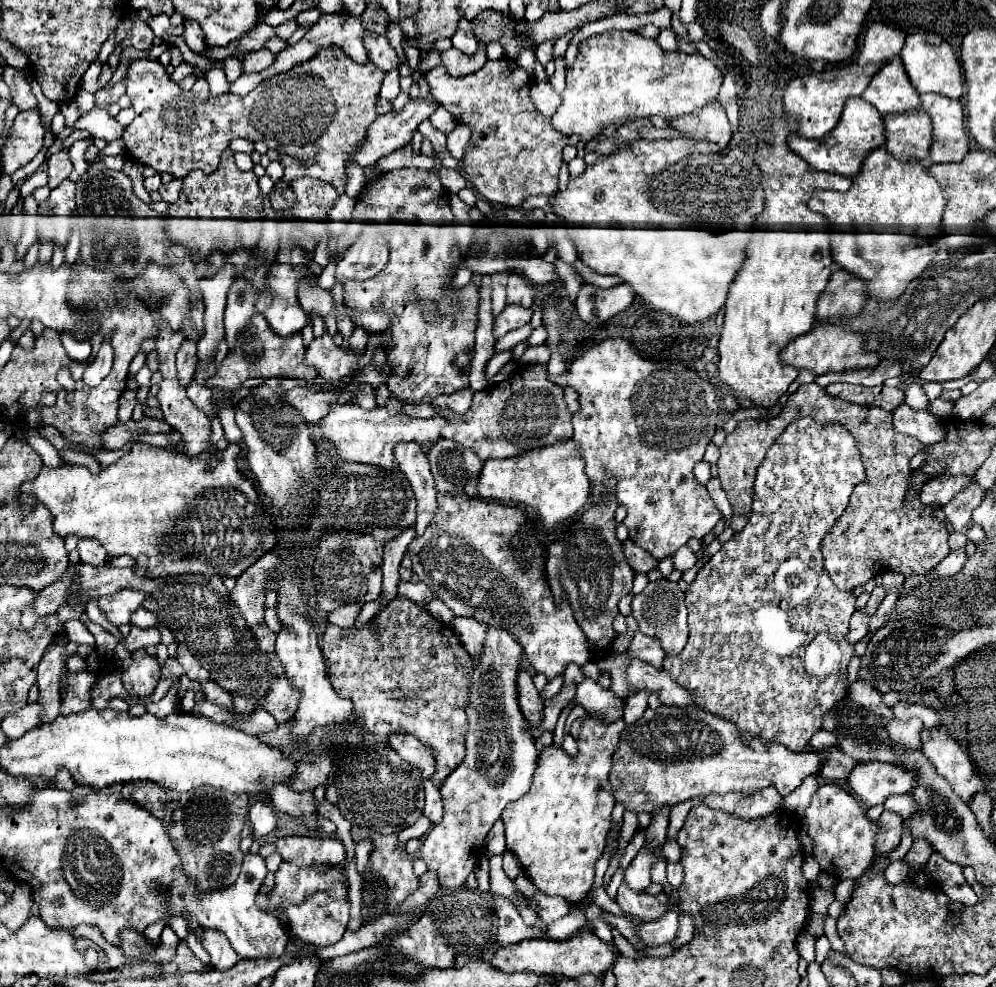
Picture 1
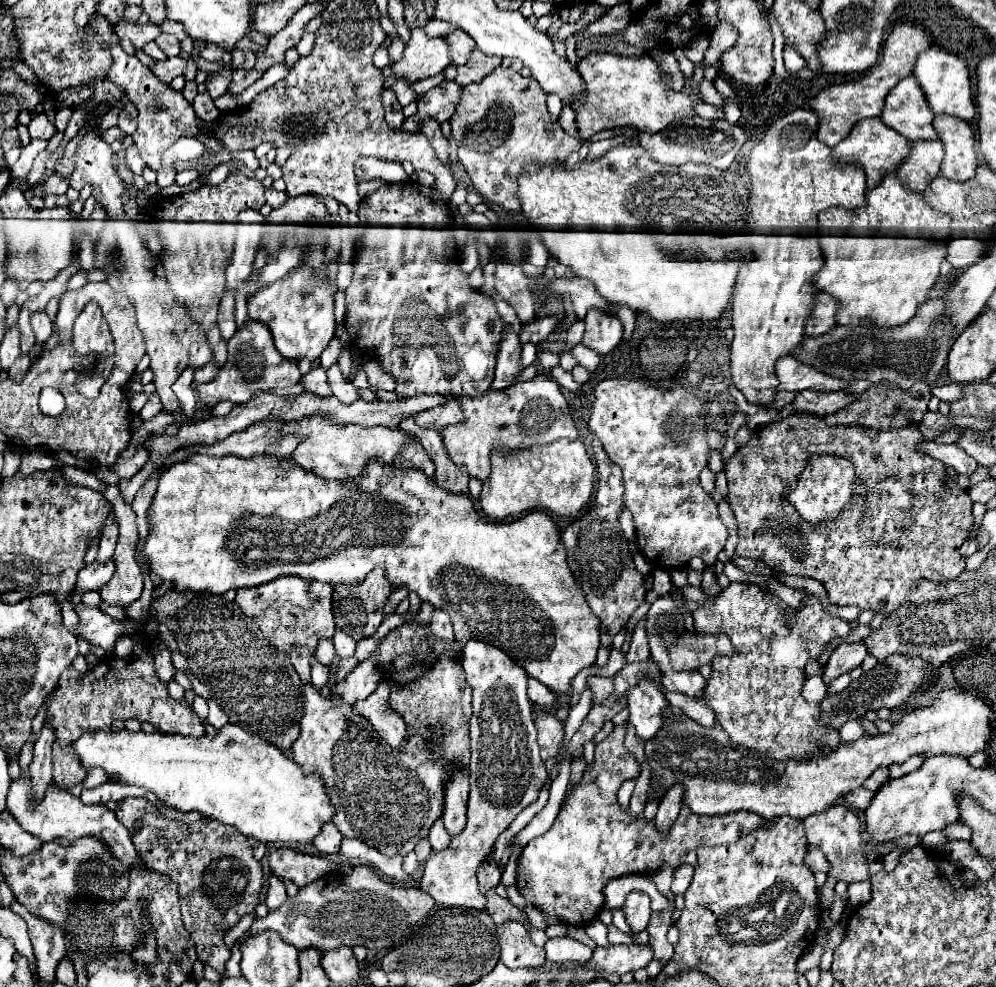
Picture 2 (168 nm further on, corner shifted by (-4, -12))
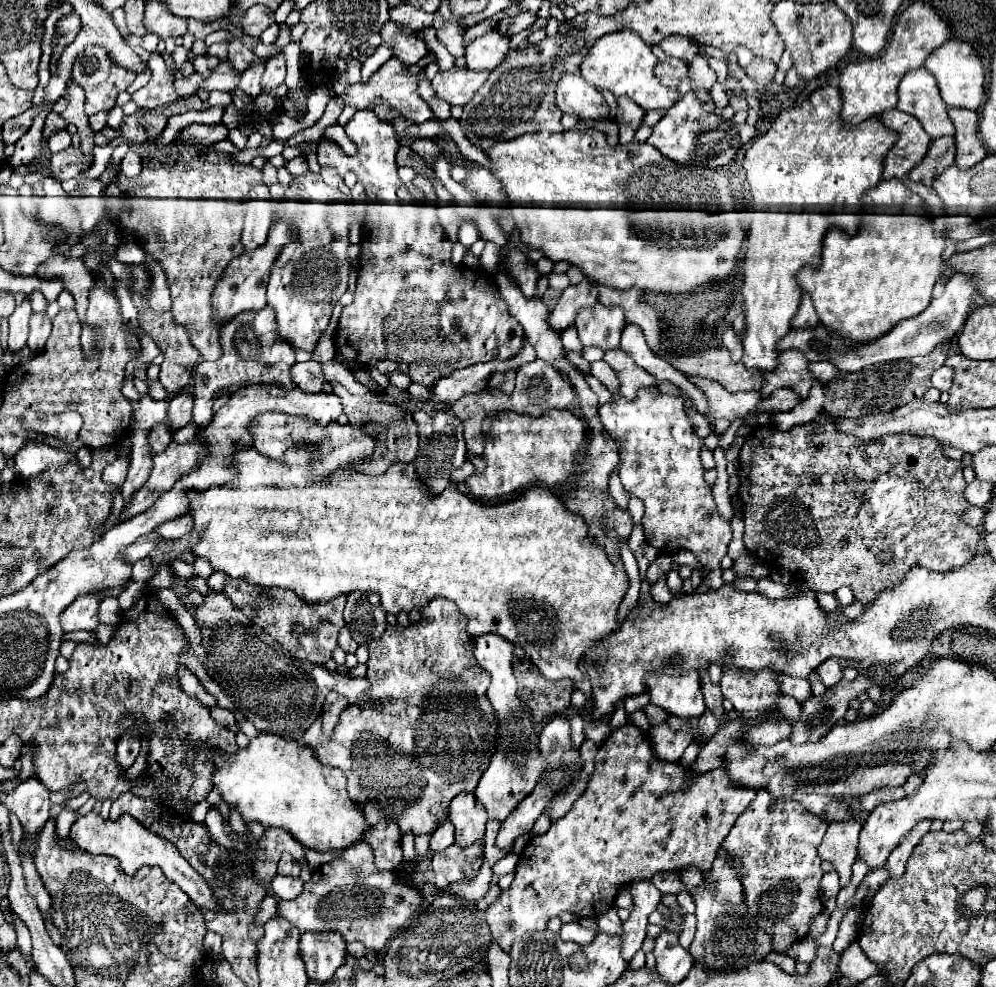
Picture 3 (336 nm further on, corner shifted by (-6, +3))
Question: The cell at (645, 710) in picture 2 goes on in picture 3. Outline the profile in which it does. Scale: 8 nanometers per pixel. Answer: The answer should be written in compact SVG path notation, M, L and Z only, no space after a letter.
M650 673L646 681L650 703L666 709L670 715L690 719L700 717L706 711L700 677L696 673L688 673L682 677Z

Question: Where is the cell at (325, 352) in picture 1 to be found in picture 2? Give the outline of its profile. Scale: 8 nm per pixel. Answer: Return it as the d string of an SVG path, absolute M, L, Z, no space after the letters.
M314 366L308 374L304 374L302 384L304 384L304 390L316 392L316 396L332 396L330 384L326 378L326 370L322 366Z

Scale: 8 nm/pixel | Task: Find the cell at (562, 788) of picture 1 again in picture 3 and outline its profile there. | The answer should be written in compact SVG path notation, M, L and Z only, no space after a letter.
M626 723L608 735L598 749L596 769L582 797L562 819L550 825L548 833L532 837L522 851L510 889L502 891L500 897L486 909L486 923L492 937L502 945L502 949L506 949L506 953L510 953L510 945L516 937L534 929L546 929L546 923L560 913L596 919L614 905L614 899L624 885L652 879L654 873L662 871L676 873L692 865L700 871L710 871L722 837L730 833L740 813L754 797L754 789L734 785L722 767L692 775L690 769L684 769L678 763L660 761L646 741L646 735L636 725Z

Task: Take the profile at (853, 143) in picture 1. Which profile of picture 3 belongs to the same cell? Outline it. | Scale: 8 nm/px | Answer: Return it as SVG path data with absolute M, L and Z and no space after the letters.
M890 109L882 113L880 119L884 125L898 133L898 141L884 159L884 179L892 179L892 175L898 175L896 179L902 179L924 159L932 137L926 135L924 127L916 121L916 117L904 111Z

